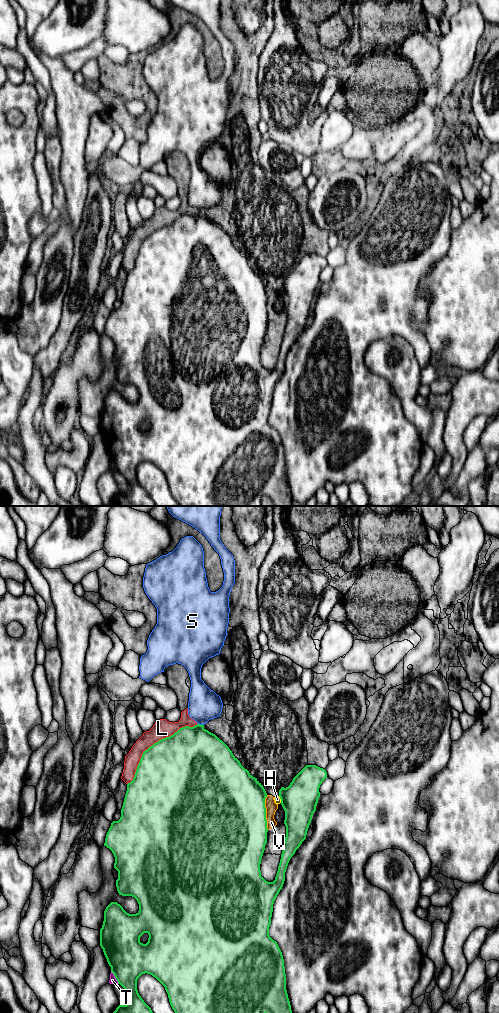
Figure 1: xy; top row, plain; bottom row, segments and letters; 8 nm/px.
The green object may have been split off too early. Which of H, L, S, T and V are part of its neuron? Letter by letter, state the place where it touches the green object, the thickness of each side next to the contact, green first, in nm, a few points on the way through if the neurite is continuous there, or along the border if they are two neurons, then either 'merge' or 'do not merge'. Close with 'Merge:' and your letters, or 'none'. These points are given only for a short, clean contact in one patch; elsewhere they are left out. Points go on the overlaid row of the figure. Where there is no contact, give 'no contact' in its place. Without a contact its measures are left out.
H: meets green in xy at (280, 798); 280 nm thick on the green side, 50 nm on the other; border along xy (278, 796), (281, 802); do not merge
L: meets green in xy at (154, 743); 500 nm thick on the green side, 150 nm on the other; do not merge
S: meets green in xy at (199, 724); 440 nm thick on the green side, 260 nm on the other; runs through xy (193, 754), (199, 724), (201, 708), (204, 704); merge
T: meets green in xy at (115, 977); 320 nm thick on the green side, 50 nm on the other; do not merge
V: meets green in xy at (265, 812); 500 nm thick on the green side, 90 nm on the other; border along xy (266, 795), (265, 819), (268, 829); do not merge
Merge: S

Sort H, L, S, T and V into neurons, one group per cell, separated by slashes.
H L T V / S

